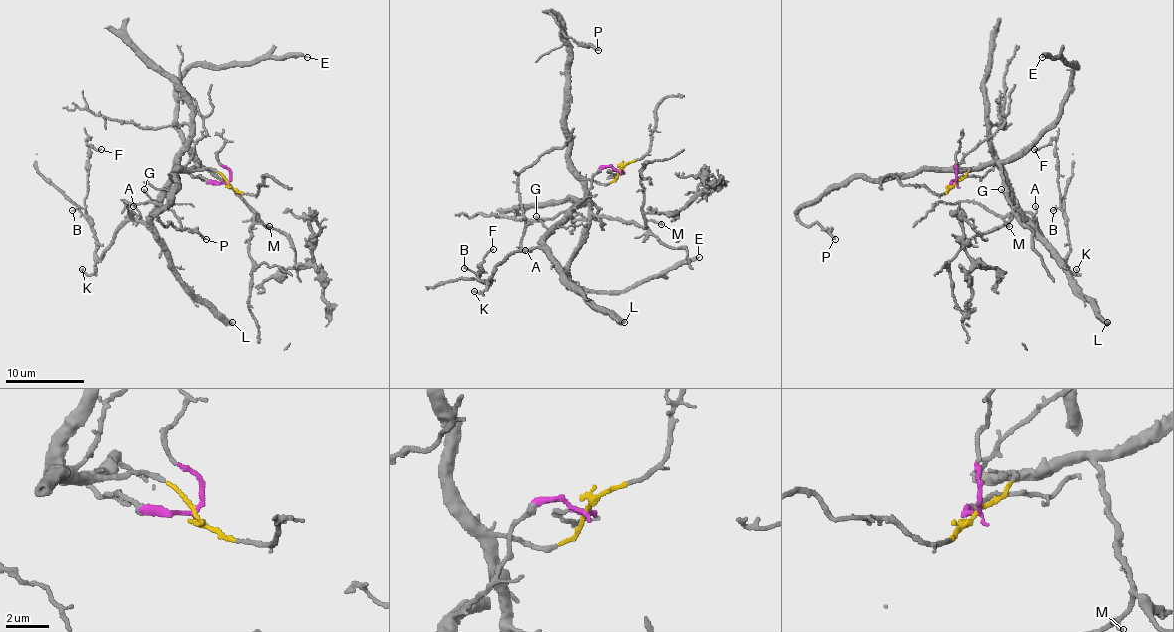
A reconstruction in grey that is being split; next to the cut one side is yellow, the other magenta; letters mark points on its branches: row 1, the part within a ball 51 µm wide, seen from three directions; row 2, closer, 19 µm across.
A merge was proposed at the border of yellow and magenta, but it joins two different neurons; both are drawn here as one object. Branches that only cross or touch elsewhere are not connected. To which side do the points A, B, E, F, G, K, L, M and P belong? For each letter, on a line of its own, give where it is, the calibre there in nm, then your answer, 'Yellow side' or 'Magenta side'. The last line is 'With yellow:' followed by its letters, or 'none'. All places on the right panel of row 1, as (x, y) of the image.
A: Place: (1035, 206). Thickness 110 nm. Magenta side
B: Place: (1053, 210). Thickness 90 nm. Magenta side
E: Place: (1042, 57). Thickness 200 nm. Yellow side
F: Place: (1034, 149). Thickness 140 nm. Magenta side
G: Place: (1001, 189). Thickness 100 nm. Magenta side
K: Place: (1076, 269). Thickness 140 nm. Magenta side
L: Place: (1107, 322). Thickness 400 nm. Magenta side
M: Place: (1009, 226). Thickness 110 nm. Yellow side
P: Place: (835, 239). Thickness 200 nm. Yellow side
With yellow: E, M, P

